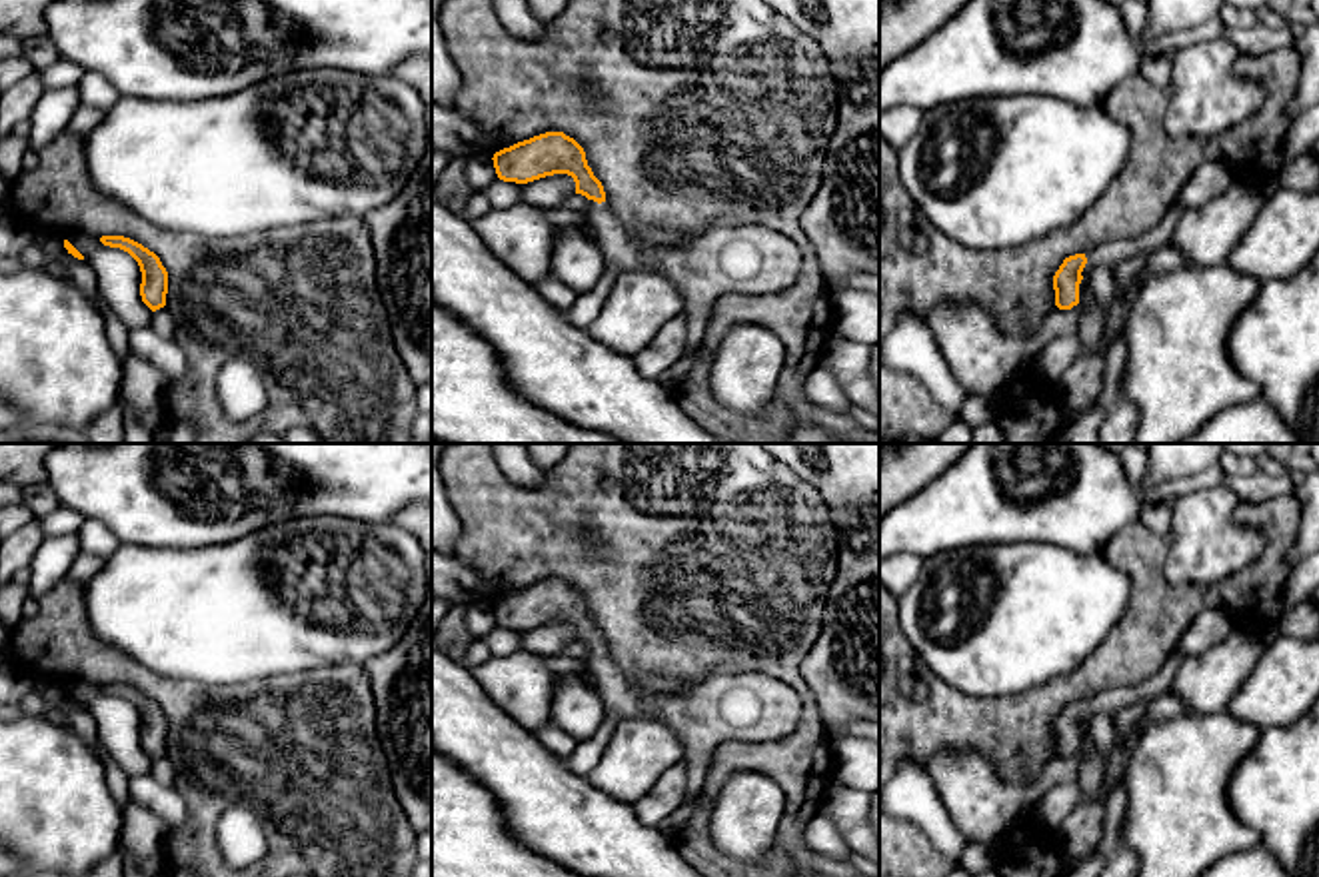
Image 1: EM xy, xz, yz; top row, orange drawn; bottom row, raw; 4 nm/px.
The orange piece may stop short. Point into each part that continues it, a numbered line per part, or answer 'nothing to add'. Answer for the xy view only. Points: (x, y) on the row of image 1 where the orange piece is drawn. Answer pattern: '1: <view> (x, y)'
nothing to add

